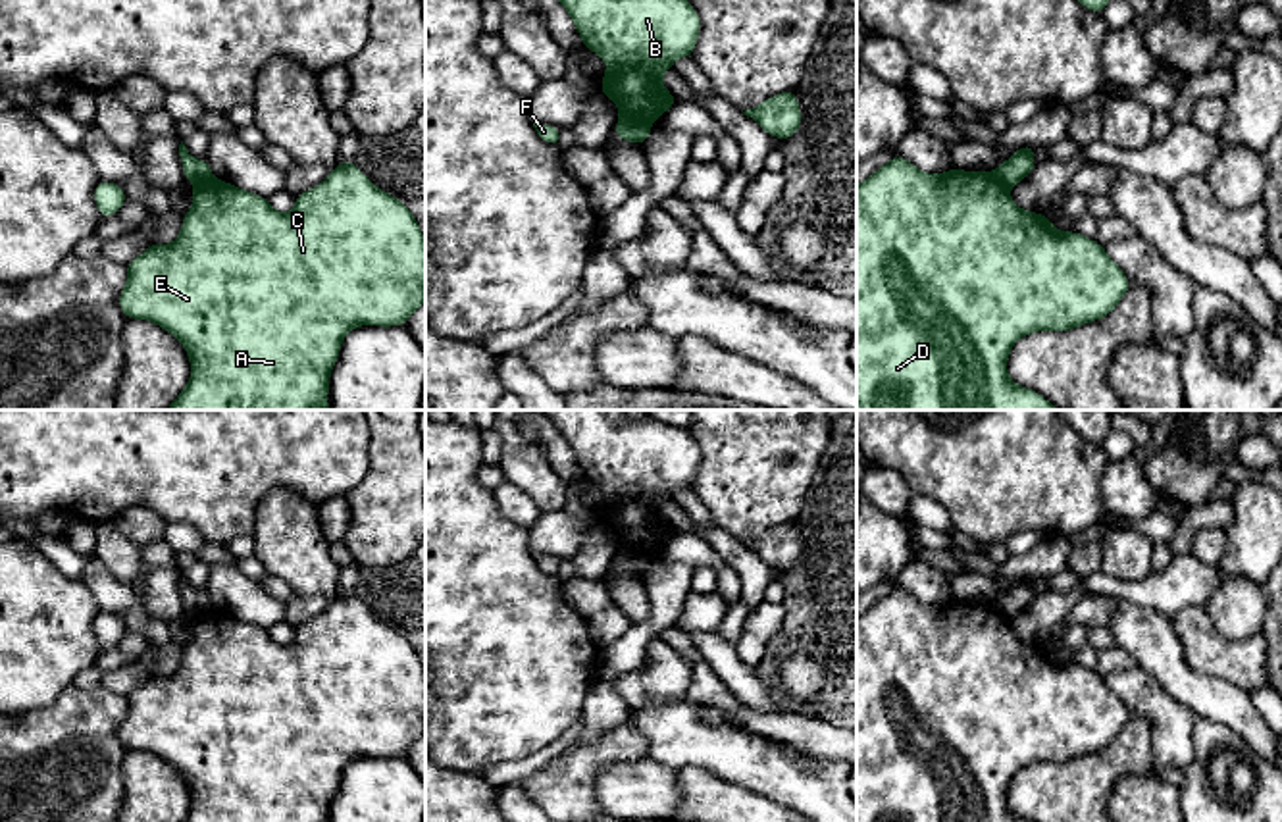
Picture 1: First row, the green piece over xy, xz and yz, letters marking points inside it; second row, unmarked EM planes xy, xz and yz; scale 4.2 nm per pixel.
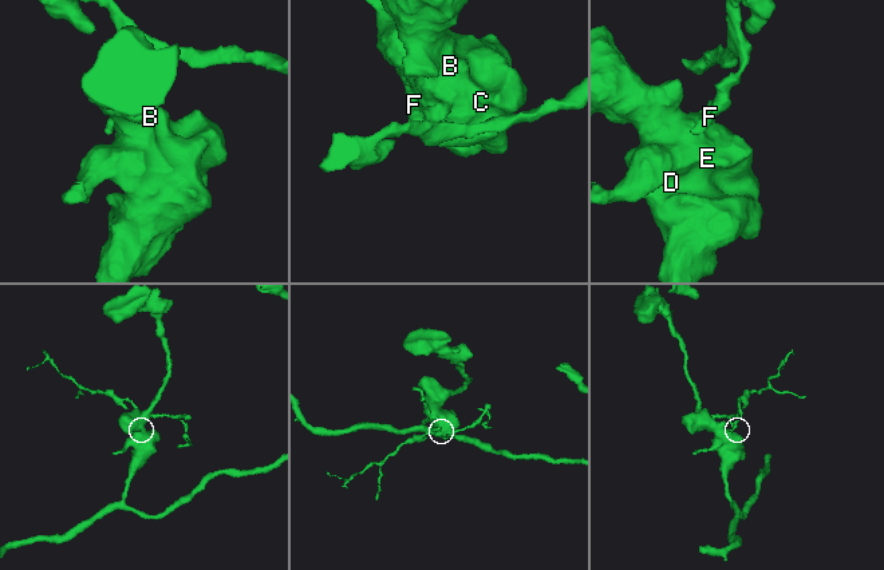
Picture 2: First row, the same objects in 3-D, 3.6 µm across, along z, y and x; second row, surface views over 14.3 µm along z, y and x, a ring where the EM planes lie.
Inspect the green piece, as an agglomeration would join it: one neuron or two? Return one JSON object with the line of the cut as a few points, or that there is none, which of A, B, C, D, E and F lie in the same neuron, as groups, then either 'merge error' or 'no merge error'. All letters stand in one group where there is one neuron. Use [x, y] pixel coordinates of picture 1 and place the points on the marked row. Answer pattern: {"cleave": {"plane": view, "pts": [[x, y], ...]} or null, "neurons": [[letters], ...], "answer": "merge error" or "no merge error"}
{"cleave": {"plane": "xz", "pts": [[620, 116], [647, 126]]}, "neurons": [["A", "B", "C", "D", "E"], ["F"]], "answer": "merge error"}

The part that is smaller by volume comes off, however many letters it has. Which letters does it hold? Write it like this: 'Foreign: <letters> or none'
Foreign: F

